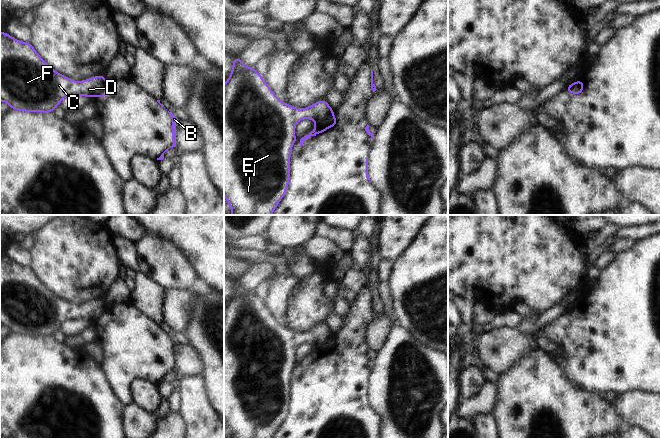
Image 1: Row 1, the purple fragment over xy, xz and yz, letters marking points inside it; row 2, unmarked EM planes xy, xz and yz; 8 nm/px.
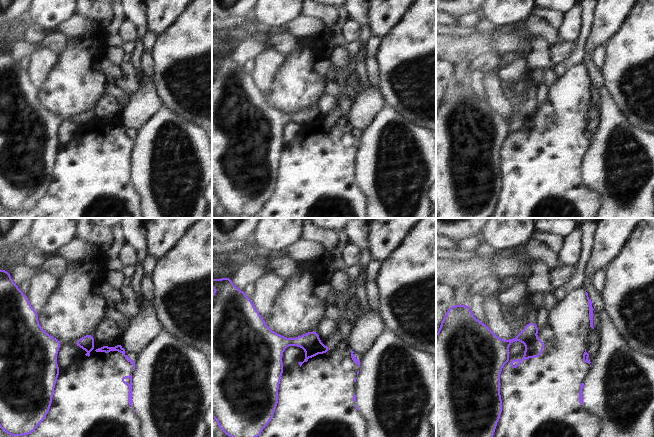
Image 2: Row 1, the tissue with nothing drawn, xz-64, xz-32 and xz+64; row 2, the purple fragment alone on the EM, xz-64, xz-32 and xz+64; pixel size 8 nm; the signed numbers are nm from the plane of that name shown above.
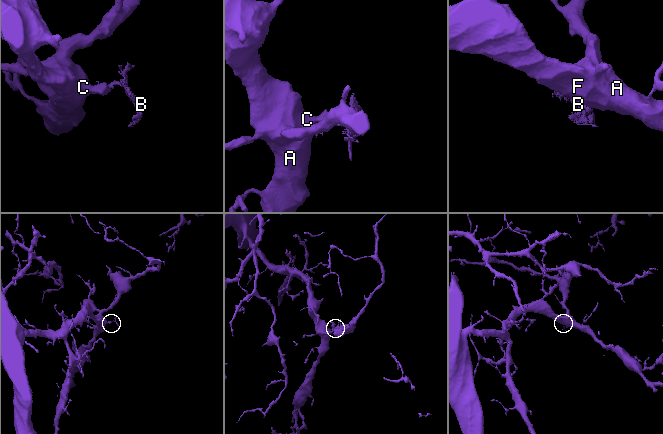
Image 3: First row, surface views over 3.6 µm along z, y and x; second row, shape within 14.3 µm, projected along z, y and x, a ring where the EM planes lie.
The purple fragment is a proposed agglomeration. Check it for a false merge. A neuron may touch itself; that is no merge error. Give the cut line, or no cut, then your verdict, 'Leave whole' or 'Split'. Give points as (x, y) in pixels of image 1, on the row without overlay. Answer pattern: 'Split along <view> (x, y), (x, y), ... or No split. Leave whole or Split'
Split along xz (332, 333), (329, 339), (316, 346). Split.

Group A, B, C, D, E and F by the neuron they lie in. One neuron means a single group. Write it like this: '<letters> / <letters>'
A C D E F / B

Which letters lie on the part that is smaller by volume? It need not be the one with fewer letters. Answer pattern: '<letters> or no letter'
B

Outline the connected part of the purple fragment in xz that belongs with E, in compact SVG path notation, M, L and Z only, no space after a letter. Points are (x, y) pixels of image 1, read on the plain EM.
M239 281L233 282L232 296L224 308L224 419L227 423L227 428L232 431L231 439L271 439L279 428L280 424L284 421L289 404L290 404L290 380L292 370L296 364L294 352L301 343L312 343L314 345L321 345L325 341L331 339L332 332L326 324L320 324L308 332L299 333L285 326L279 324L275 317L270 313L266 305L256 295L255 291L245 290Z

